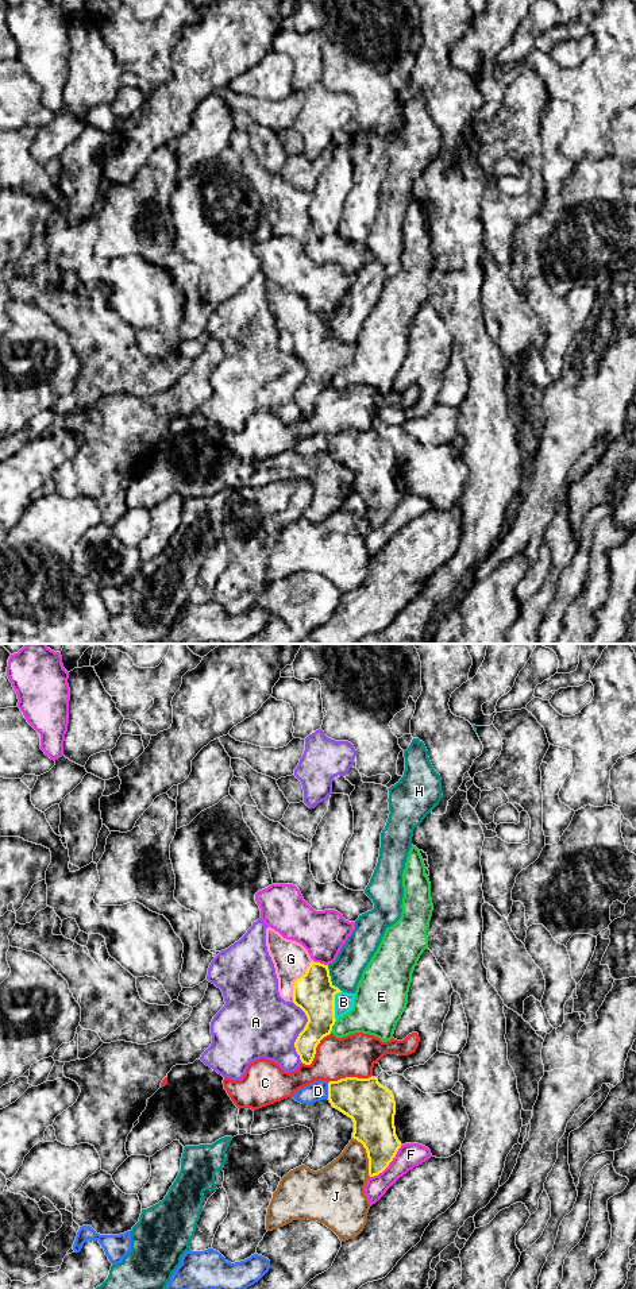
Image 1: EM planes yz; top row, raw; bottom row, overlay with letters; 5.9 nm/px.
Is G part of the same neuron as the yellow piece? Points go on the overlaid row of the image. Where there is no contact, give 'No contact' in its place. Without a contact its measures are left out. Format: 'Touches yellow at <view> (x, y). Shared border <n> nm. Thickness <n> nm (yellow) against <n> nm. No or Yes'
Touches yellow at yz (297, 979). Shared border 260 nm. Thickness 240 nm (yellow) against 220 nm. Yes

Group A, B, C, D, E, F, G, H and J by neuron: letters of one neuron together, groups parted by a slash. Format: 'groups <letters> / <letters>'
groups A / B G / C / D / E / F / H / J

